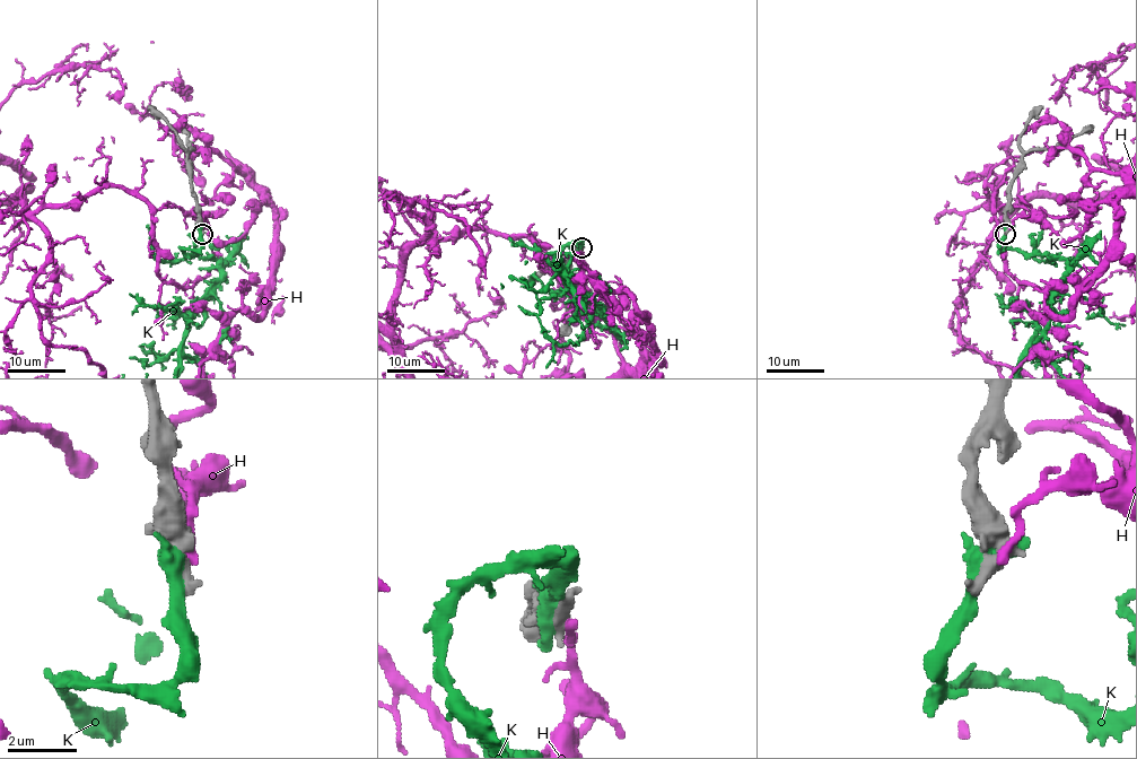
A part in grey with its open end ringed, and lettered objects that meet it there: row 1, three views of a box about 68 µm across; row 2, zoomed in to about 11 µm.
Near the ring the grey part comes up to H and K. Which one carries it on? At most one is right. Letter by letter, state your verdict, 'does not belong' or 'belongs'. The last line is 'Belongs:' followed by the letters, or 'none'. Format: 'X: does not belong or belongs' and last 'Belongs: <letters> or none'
H: does not belong
K: does not belong
Belongs: none

